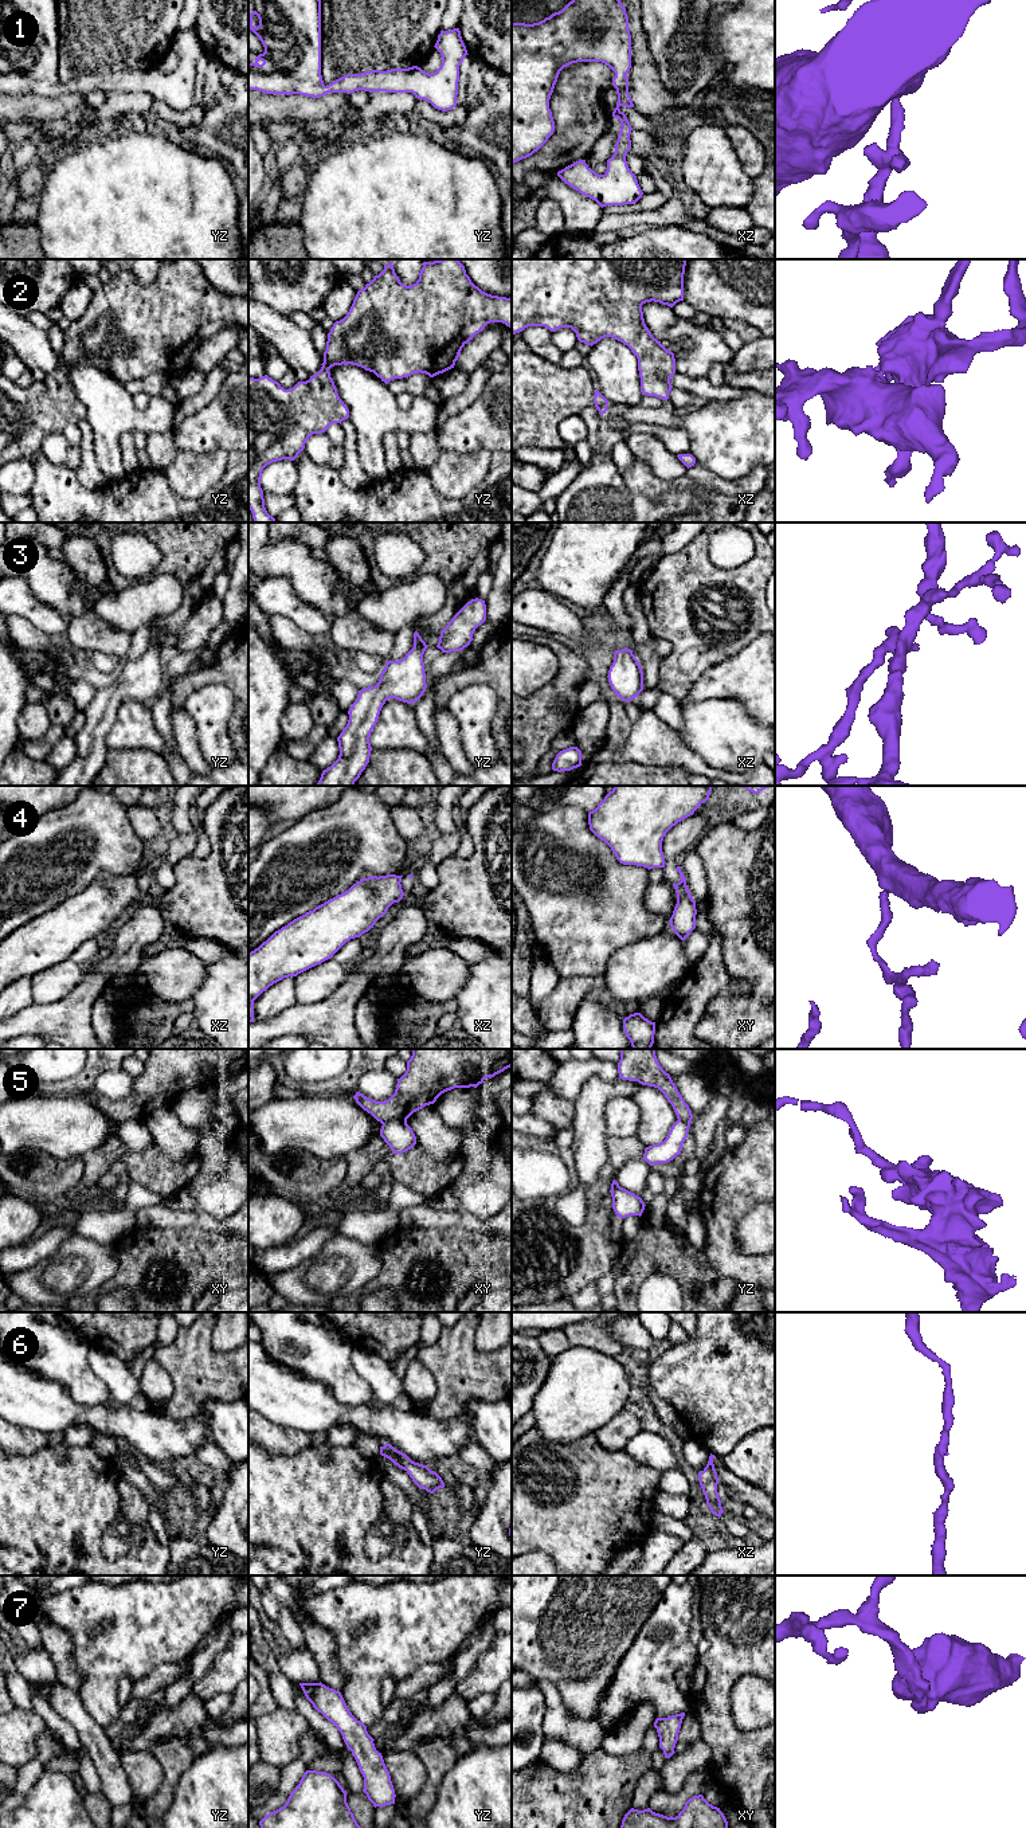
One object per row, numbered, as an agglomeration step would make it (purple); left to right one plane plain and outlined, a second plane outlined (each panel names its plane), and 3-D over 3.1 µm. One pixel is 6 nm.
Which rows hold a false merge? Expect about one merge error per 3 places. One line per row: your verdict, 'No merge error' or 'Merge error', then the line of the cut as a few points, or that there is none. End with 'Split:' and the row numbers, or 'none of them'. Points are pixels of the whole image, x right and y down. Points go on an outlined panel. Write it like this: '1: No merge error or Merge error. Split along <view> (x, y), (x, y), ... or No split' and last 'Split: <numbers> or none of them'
1: No merge error. No split
2: No merge error. No split
3: No merge error. No split
4: Merge error. Split along xz (402, 876), (399, 881)
5: Merge error. Split along xy (406, 1119), (391, 1119), (383, 1124)
6: No merge error. No split
7: No merge error. No split
Split: 4, 5

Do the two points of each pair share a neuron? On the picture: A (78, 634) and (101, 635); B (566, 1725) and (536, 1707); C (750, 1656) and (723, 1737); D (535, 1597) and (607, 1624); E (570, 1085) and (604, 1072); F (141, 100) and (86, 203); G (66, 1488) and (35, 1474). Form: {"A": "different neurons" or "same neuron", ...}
{"A": "same neuron", "B": "different neurons", "C": "same neuron", "D": "same neuron", "E": "same neuron", "F": "different neurons", "G": "same neuron"}

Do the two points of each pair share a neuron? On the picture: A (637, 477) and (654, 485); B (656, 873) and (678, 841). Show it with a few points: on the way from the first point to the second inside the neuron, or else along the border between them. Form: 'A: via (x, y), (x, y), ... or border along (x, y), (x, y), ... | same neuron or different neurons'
A: via (641, 480), (650, 484) | same neuron
B: border along (664, 871), (665, 873) | different neurons

